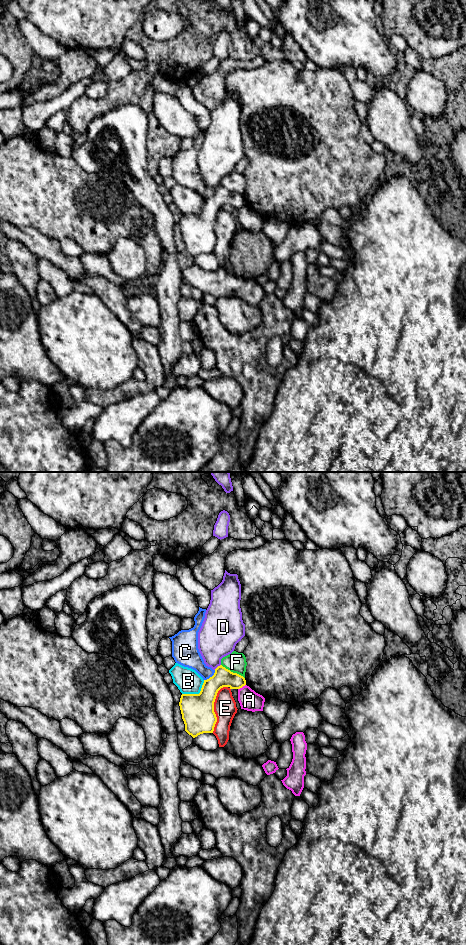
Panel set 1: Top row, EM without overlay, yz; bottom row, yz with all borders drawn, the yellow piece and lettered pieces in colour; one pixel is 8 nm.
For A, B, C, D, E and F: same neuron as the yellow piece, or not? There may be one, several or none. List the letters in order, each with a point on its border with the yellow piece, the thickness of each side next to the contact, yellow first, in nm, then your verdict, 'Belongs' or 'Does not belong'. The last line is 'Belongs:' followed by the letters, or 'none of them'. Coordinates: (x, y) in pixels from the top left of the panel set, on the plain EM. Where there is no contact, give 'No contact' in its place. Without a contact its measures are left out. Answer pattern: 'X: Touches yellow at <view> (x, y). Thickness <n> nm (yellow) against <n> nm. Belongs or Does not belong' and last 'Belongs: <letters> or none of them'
A: Touches yellow at yz (241, 207). Thickness 150 nm (yellow) against 170 nm. Does not belong
B: Touches yellow at yz (196, 214). Thickness 260 nm (yellow) against 200 nm. Does not belong
C: Touches yellow at yz (210, 197). Thickness 220 nm (yellow) against 190 nm. Does not belong
D: Touches yellow at yz (218, 186). Thickness 150 nm (yellow) against 320 nm. Does not belong
E: Touches yellow at yz (213, 227). Thickness 260 nm (yellow) against 180 nm. Does not belong
F: Touches yellow at yz (232, 192). Thickness 150 nm (yellow) against 160 nm. Does not belong
Belongs: none of them

